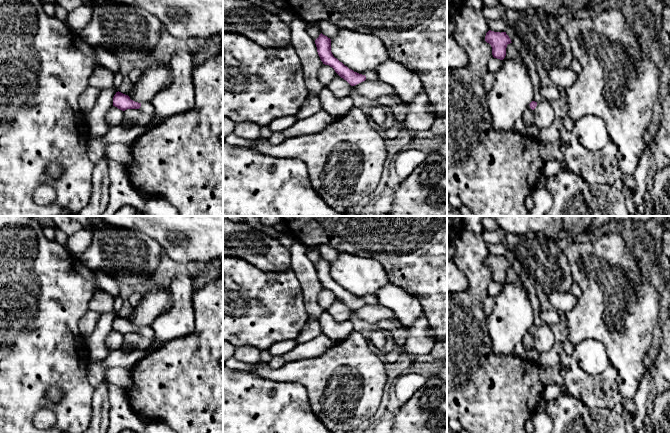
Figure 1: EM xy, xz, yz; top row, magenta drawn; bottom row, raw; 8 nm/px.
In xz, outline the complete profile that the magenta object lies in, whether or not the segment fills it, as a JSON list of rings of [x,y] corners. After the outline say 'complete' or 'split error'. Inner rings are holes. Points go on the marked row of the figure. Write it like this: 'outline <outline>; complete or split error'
outline [[[322,33],[315,40],[318,55],[325,65],[332,67],[335,72],[351,86],[355,86],[366,80],[366,76],[354,72],[335,58],[331,52],[331,39]]]; complete

